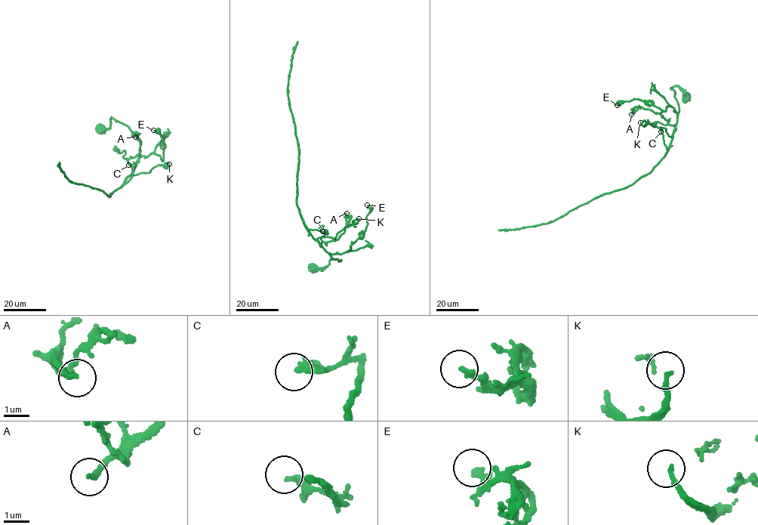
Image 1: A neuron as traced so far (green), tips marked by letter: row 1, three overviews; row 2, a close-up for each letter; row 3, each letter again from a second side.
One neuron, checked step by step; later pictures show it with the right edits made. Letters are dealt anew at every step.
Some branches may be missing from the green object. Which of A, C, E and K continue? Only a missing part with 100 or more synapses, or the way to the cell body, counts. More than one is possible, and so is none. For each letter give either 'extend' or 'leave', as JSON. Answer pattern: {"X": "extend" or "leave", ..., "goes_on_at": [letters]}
{"A": "leave", "C": "leave", "E": "leave", "K": "leave", "goes_on_at": []}

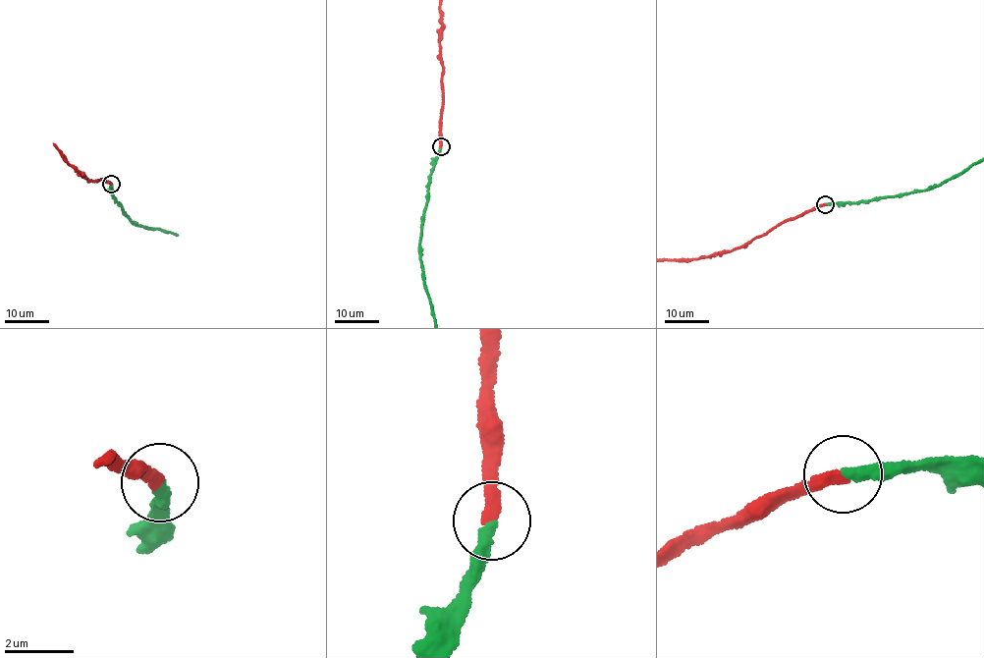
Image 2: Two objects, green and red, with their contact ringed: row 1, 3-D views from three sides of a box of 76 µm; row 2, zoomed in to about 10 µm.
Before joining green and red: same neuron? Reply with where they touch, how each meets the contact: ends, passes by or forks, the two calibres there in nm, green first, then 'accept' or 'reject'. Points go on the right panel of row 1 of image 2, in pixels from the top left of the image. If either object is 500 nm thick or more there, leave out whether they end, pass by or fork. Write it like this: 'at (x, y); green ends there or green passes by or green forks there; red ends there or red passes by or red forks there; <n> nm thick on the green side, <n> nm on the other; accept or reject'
at (825, 204); green ends there; red ends there; 300 nm thick on the green side, 280 nm on the other; accept

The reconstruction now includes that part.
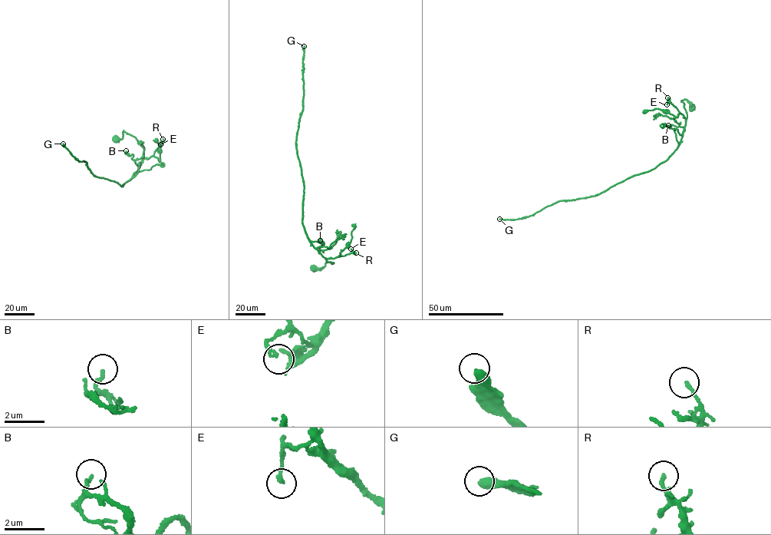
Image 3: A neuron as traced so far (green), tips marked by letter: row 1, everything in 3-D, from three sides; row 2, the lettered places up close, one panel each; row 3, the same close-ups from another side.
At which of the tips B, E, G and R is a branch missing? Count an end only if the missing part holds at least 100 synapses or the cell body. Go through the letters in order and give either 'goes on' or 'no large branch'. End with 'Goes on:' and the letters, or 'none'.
B: no large branch
E: no large branch
G: goes on
R: no large branch
Goes on: G

